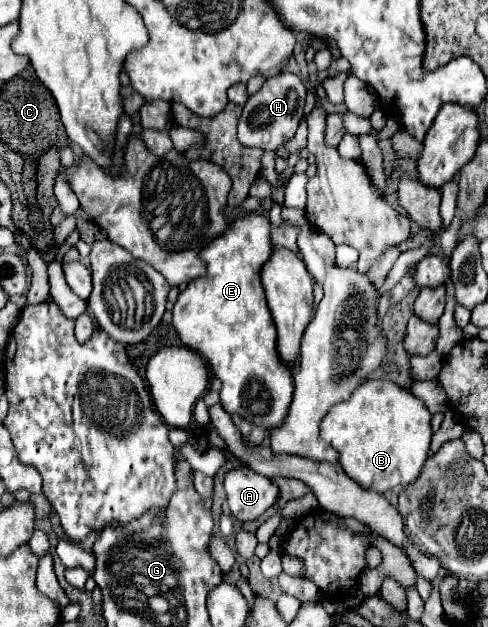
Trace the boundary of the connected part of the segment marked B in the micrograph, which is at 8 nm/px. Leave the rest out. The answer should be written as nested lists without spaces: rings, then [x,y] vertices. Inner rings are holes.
[[[365,381],[349,401],[335,405],[321,423],[321,439],[337,449],[343,471],[363,489],[387,493],[413,483],[431,443],[431,413],[419,397],[393,381]]]

